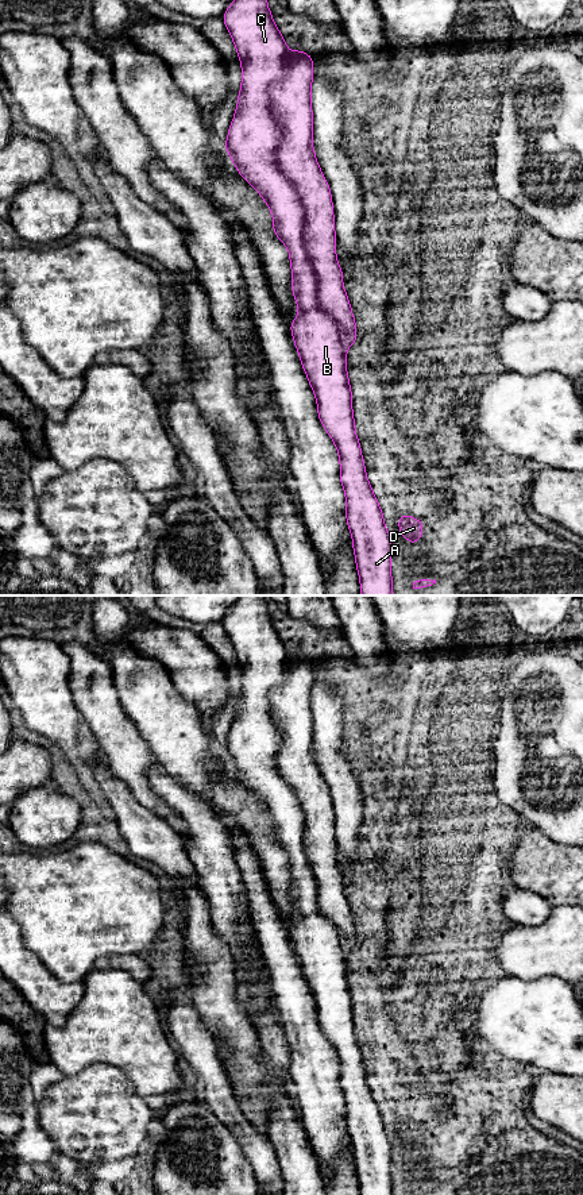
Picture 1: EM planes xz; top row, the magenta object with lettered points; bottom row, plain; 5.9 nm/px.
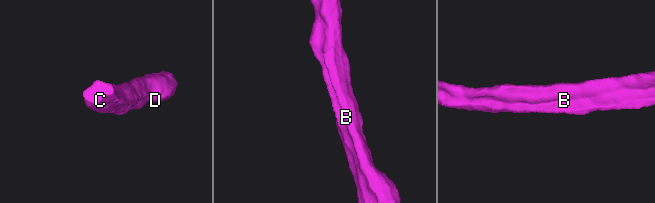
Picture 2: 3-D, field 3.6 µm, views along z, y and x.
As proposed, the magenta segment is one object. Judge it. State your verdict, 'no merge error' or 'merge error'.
merge error

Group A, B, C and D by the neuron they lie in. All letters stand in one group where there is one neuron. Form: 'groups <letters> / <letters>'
groups A B C / D

